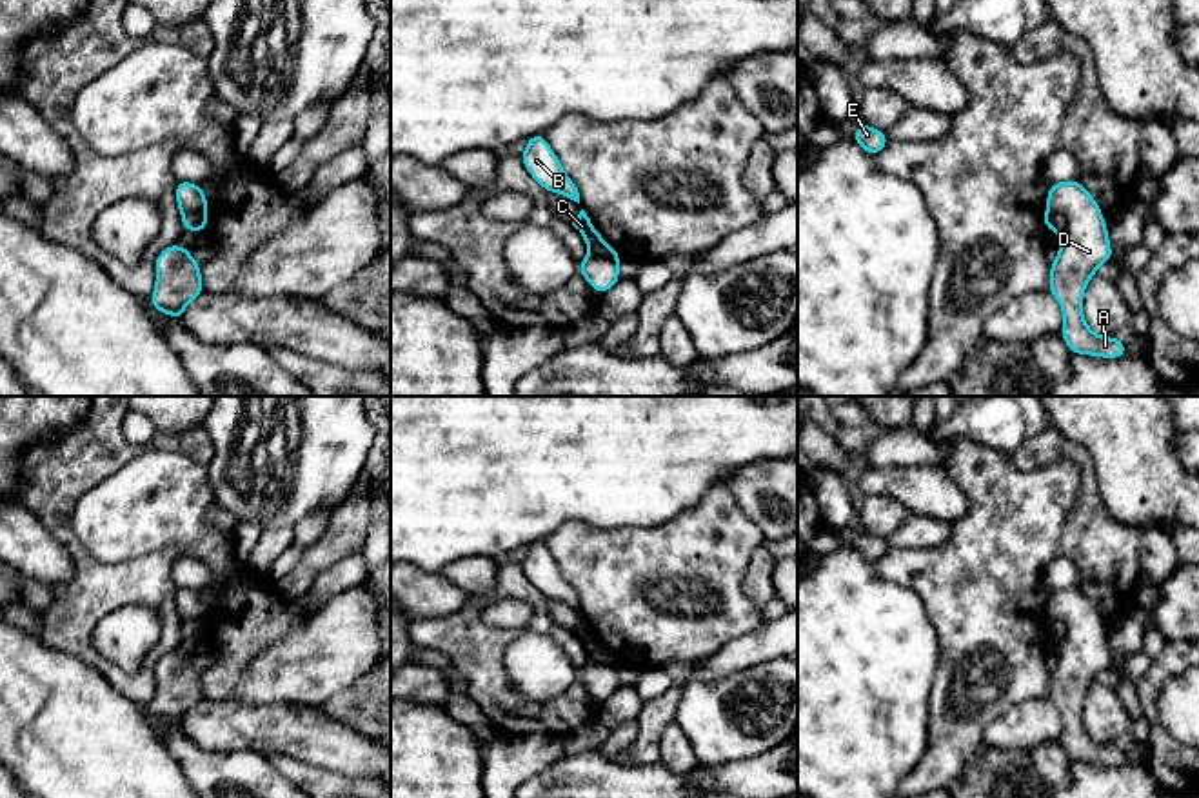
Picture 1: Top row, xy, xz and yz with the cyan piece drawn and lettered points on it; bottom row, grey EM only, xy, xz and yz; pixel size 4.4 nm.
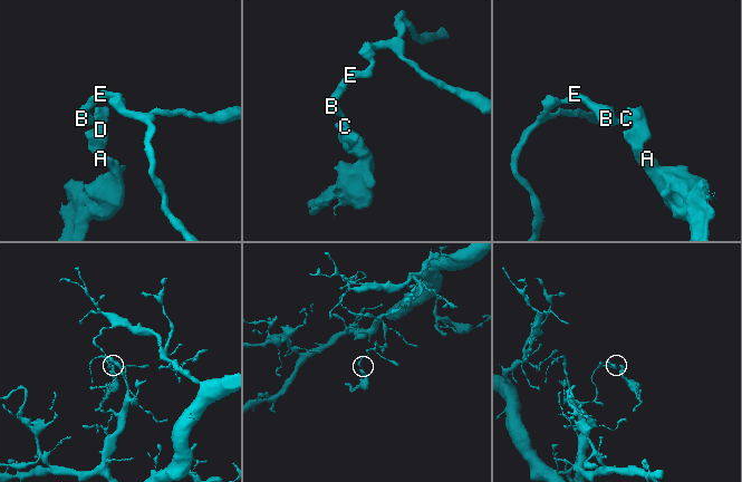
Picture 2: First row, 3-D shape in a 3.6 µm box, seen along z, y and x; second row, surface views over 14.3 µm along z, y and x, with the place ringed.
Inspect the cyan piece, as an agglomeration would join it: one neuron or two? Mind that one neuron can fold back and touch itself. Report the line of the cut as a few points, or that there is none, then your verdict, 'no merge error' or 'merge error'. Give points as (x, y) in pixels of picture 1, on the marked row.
xz (589, 248), (620, 257) | merge error

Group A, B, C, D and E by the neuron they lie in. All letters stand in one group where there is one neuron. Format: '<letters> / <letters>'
A D / B C E

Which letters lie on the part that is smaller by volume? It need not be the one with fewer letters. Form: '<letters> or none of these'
A, D

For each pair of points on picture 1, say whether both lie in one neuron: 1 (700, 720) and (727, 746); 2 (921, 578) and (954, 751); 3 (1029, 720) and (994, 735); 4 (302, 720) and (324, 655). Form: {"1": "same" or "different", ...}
{"1": "same", "2": "same", "3": "same", "4": "different"}

